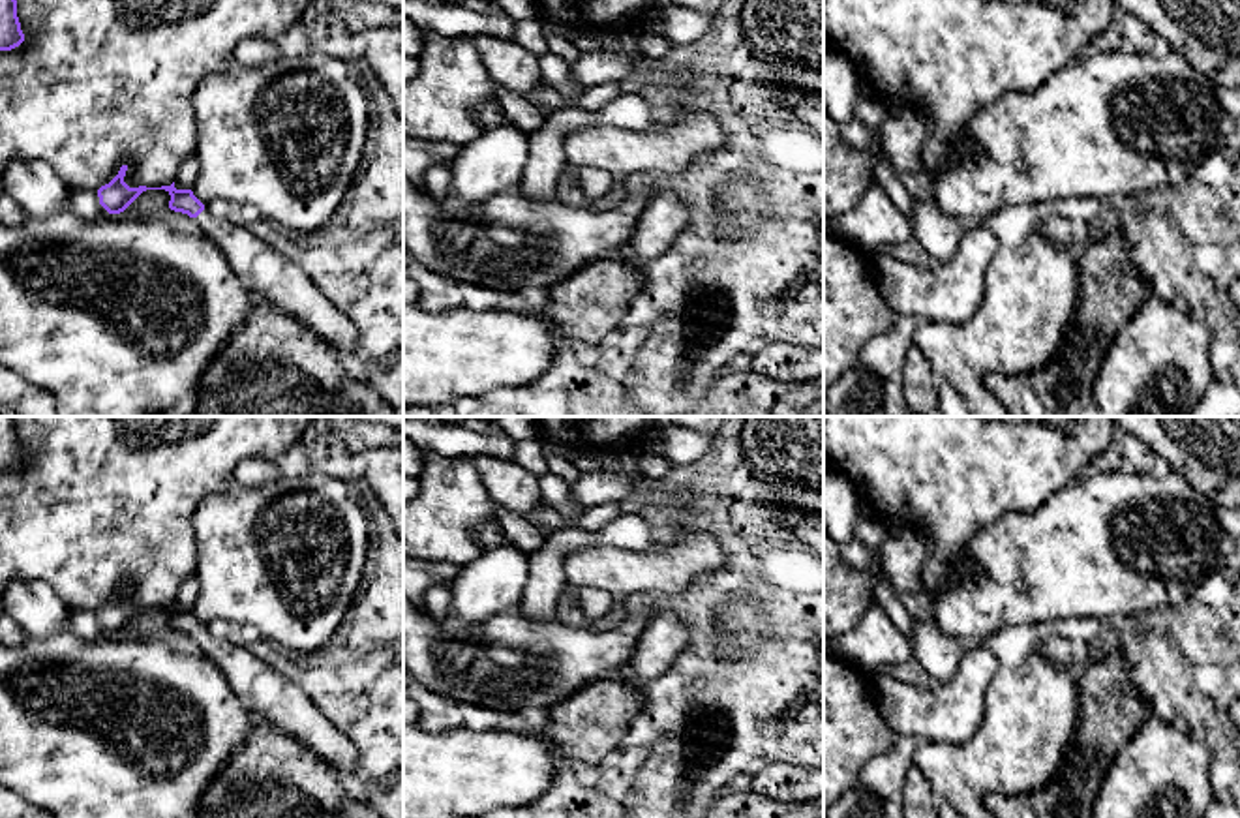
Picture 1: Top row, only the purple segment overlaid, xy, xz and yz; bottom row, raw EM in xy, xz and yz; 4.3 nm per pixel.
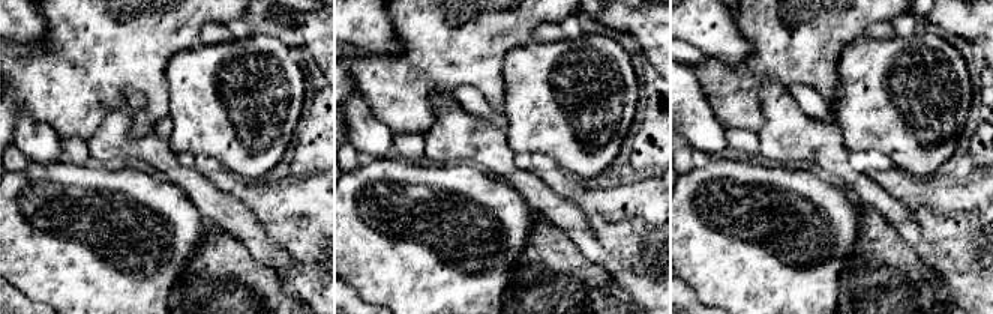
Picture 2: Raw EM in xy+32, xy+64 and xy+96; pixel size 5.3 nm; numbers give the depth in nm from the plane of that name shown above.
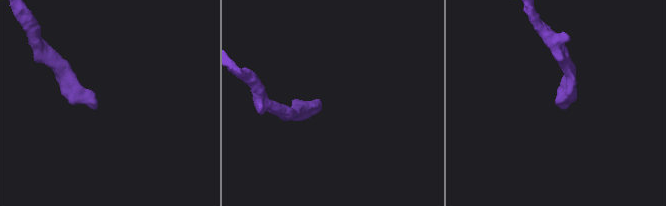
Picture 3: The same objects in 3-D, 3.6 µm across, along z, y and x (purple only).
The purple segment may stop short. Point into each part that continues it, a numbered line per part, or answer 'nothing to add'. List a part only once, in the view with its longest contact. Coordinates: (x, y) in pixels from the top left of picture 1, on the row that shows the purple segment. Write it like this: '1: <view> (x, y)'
1: xy (272, 278)

